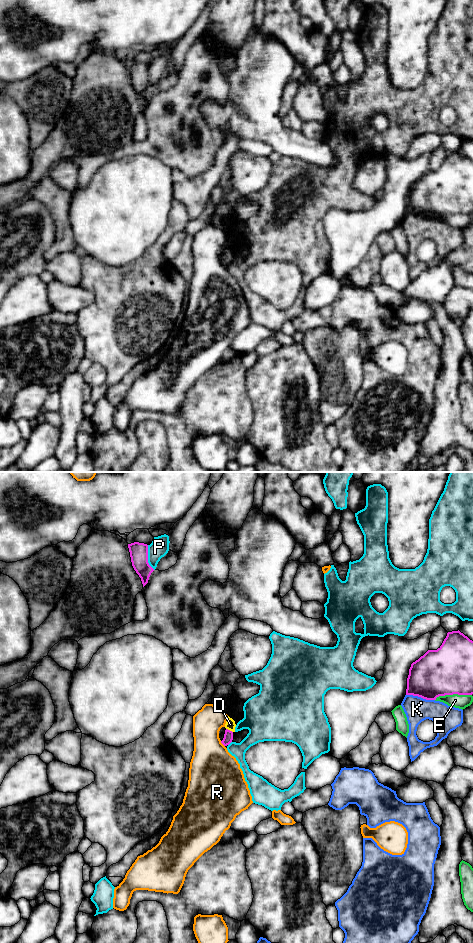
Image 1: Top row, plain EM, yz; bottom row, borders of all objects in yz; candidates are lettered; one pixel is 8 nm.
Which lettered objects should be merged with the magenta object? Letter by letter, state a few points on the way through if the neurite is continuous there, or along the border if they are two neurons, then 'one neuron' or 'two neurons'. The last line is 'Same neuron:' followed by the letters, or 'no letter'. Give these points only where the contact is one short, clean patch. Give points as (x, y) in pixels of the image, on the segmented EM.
D: border yz (226, 728), (232, 732); two neurons
E: two neurons
K: two neurons
P: two neurons
R: two neurons
Same neuron: no letter

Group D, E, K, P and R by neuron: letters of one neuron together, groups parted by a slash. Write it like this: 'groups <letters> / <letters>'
groups D / E / K / P / R

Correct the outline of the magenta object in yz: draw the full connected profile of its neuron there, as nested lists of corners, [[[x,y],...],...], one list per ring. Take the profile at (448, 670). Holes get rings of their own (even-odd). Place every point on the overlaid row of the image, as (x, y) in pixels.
[[[458,631],[448,632],[437,650],[428,650],[411,664],[407,678],[406,695],[436,700],[445,695],[473,694],[473,641]]]

